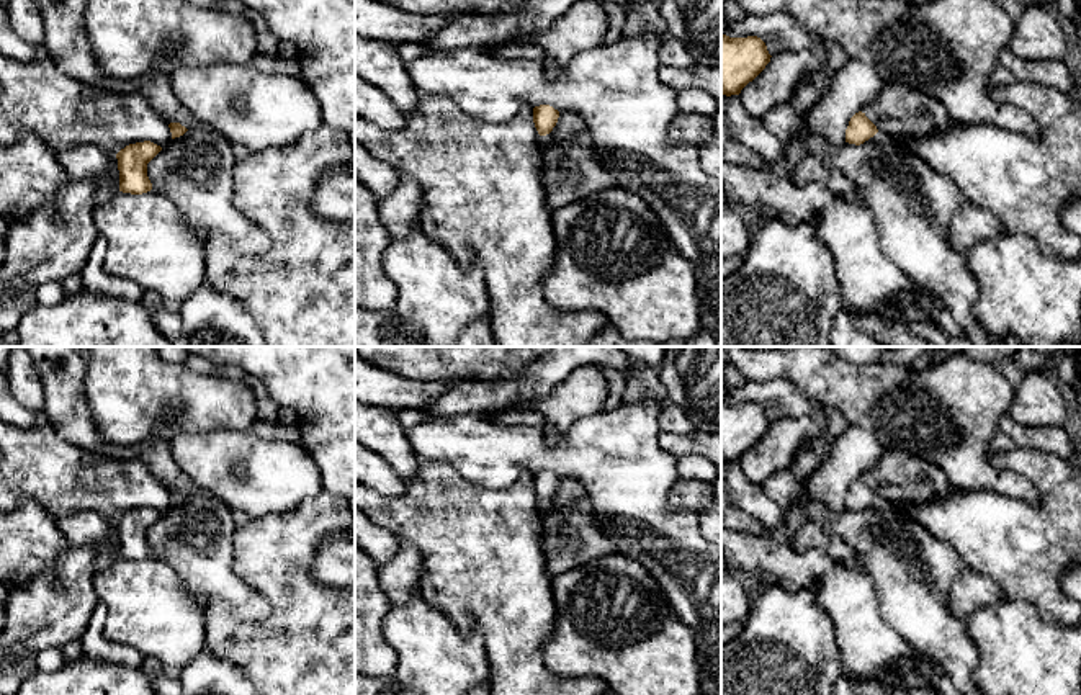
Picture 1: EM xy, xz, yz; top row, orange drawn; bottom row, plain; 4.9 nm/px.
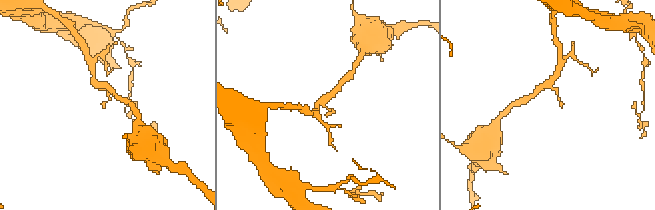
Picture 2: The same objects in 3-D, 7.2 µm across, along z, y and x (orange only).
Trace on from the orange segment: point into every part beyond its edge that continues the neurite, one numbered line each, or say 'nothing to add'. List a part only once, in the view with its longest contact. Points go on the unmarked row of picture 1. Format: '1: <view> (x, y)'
nothing to add

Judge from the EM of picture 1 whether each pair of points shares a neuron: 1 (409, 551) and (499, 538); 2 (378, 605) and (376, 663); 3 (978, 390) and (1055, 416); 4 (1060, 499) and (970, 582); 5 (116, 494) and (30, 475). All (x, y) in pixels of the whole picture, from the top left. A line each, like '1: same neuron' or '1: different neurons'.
1: different neurons
2: same neuron
3: different neurons
4: different neurons
5: same neuron

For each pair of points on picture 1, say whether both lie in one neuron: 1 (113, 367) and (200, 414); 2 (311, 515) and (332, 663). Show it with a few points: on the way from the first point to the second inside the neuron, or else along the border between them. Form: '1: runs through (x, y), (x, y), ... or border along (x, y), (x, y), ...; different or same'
1: runs through (134, 388), (139, 393), (180, 393); same
2: runs through (300, 551), (300, 604), (313, 627); same

